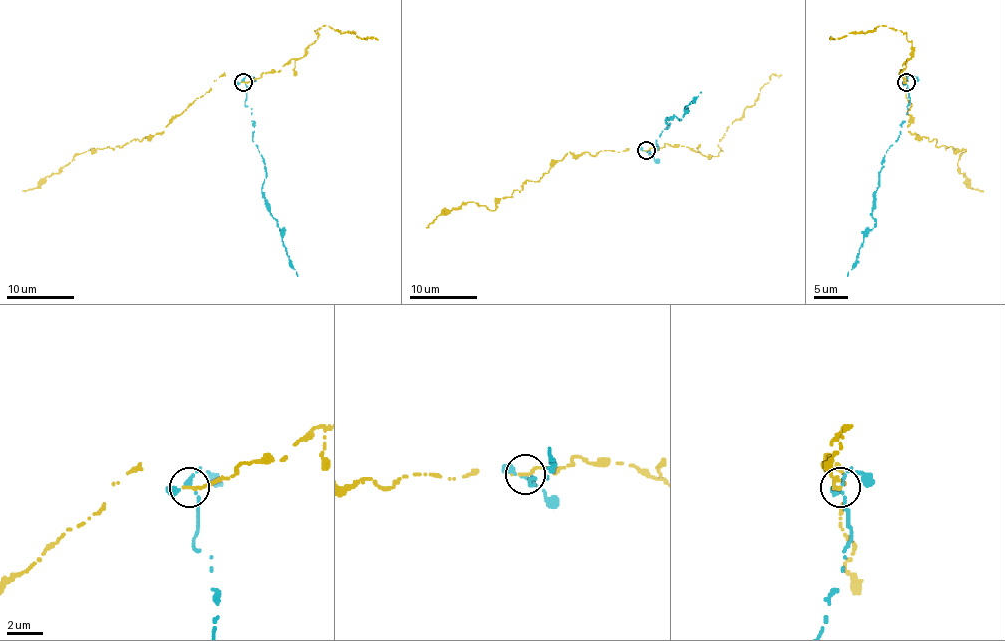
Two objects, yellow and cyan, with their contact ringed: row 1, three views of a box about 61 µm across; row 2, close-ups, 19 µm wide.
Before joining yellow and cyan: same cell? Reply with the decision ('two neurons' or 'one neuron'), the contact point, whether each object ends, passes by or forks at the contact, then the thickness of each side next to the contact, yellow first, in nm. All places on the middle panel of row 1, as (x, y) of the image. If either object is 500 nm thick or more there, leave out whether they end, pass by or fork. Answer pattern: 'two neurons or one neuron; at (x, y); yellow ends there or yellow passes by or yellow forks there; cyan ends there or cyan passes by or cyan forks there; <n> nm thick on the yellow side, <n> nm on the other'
two neurons; at (646, 150); yellow ends there; cyan forks there; 220 nm thick on the yellow side, 140 nm on the other

